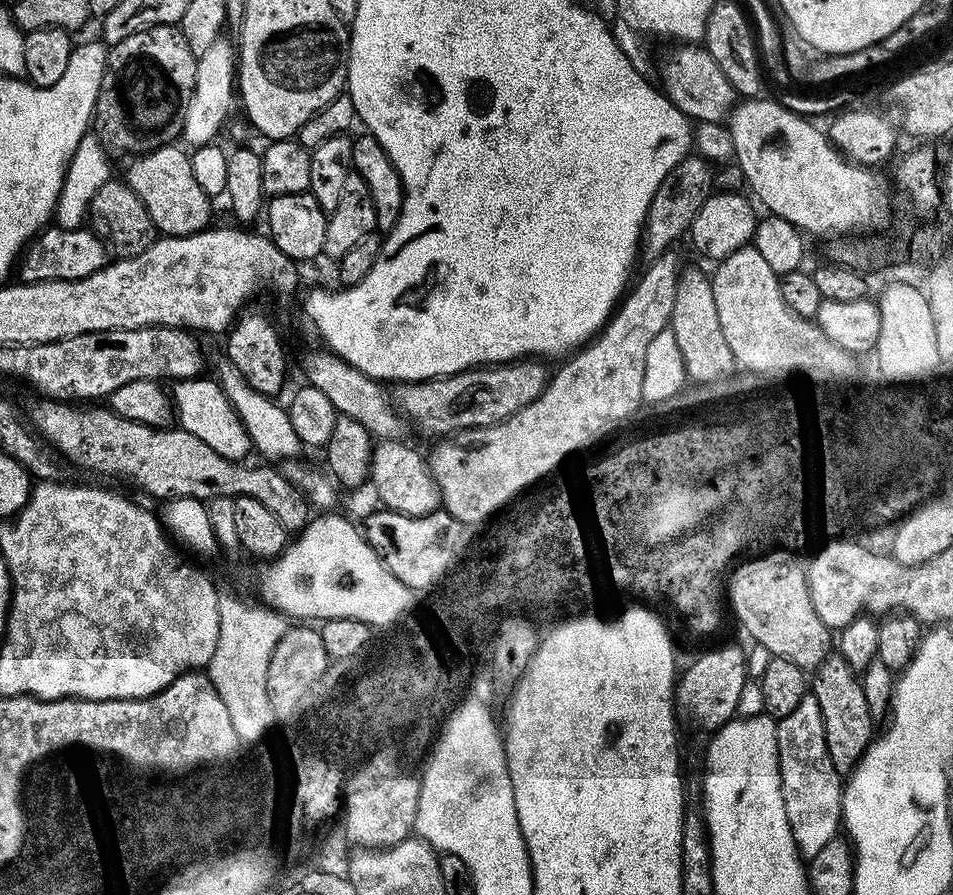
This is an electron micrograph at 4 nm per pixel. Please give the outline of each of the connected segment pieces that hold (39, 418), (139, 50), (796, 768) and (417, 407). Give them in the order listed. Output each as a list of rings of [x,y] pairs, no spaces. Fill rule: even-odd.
[[[47,398],[38,400],[32,408],[30,423],[69,465],[77,464],[100,476],[129,480],[134,487],[157,496],[161,502],[181,500],[187,496],[201,502],[219,496],[249,496],[267,506],[289,534],[301,532],[308,525],[310,505],[307,496],[271,463],[260,462],[262,464],[257,468],[251,468],[248,462],[227,460],[185,428],[146,426],[122,418],[107,406],[96,408],[100,406],[77,406],[72,402]]]
[[[159,24],[108,48],[106,74],[102,74],[102,90],[98,90],[94,113],[94,132],[109,153],[131,157],[133,154],[153,152],[164,144],[181,139],[186,122],[186,106],[190,106],[190,94],[194,94],[196,57],[190,45],[174,24]]]
[[[811,694],[802,698],[791,714],[776,721],[776,744],[786,818],[801,857],[811,858],[826,842],[837,839],[844,815],[844,784],[840,772],[834,770],[834,762],[830,762],[830,750],[826,750],[826,726],[822,726],[818,698]]]
[[[525,358],[514,360],[511,364],[493,364],[479,368],[467,368],[465,372],[456,372],[453,376],[435,376],[432,380],[410,380],[395,385],[390,395],[396,411],[404,417],[409,425],[417,424],[424,432],[437,432],[437,437],[443,438],[453,432],[465,432],[467,428],[485,428],[500,424],[510,418],[518,410],[522,410],[530,402],[534,402],[550,379],[550,368],[543,359]]]

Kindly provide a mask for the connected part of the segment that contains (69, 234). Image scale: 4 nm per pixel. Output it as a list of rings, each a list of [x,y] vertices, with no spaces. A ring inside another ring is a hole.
[[[91,227],[43,229],[24,249],[18,260],[18,276],[25,284],[39,280],[77,280],[102,270],[110,262],[110,248]],[[109,252],[109,256],[108,256]]]

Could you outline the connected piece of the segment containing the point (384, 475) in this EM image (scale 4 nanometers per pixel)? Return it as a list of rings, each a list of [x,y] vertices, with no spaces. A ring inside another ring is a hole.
[[[382,440],[372,450],[372,474],[370,488],[376,491],[383,507],[390,512],[421,516],[441,507],[440,491],[434,482],[428,461],[419,456],[404,440]]]

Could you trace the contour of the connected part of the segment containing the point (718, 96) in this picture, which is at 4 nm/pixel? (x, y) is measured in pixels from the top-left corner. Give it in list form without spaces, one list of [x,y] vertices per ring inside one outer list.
[[[684,42],[664,60],[660,68],[662,91],[675,108],[693,122],[724,122],[738,100],[738,93],[722,74],[718,62],[707,48],[696,42]]]

